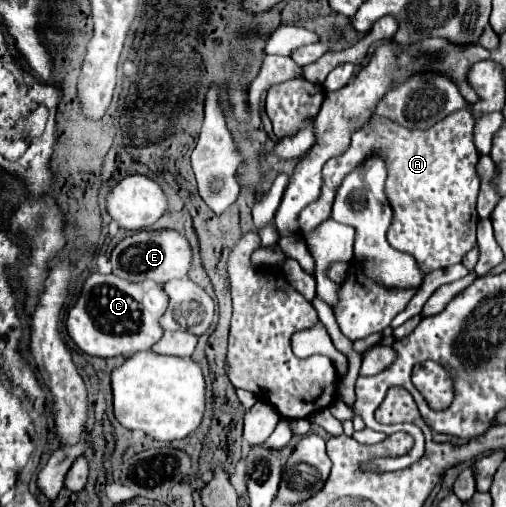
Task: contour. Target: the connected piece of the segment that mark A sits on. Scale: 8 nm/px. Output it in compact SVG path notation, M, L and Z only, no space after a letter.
M468 110L450 114L428 130L410 130L390 120L374 120L364 130L351 136L348 149L324 164L320 198L310 202L298 214L298 236L314 230L318 222L330 216L334 196L342 180L368 156L378 156L386 162L388 182L386 198L394 210L394 226L390 226L386 240L392 248L410 254L422 274L462 262L464 254L476 244L476 196L480 178L476 174L478 150L472 140L474 116Z

